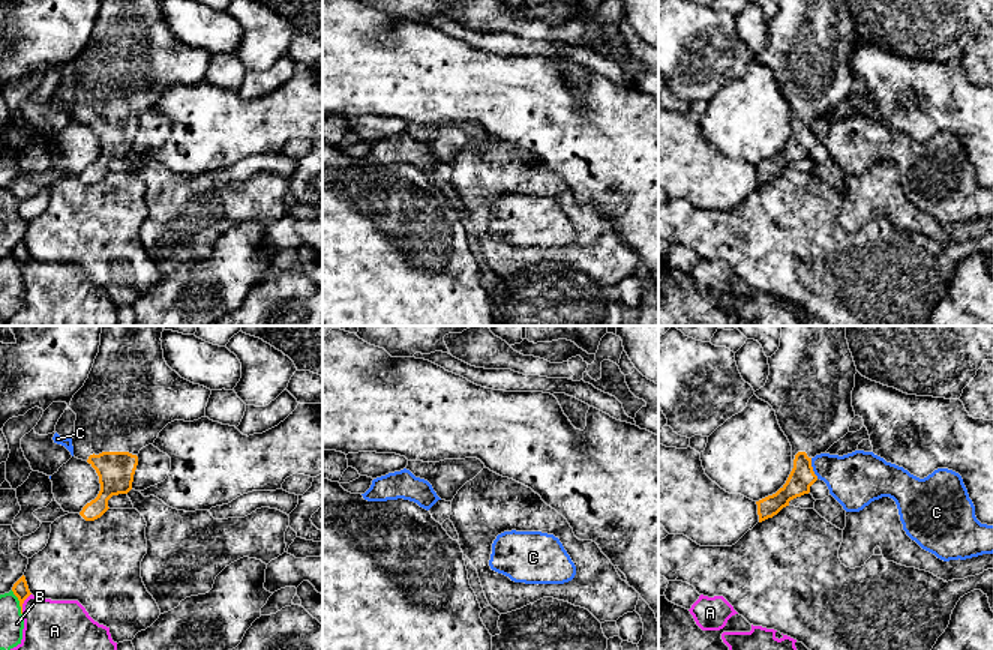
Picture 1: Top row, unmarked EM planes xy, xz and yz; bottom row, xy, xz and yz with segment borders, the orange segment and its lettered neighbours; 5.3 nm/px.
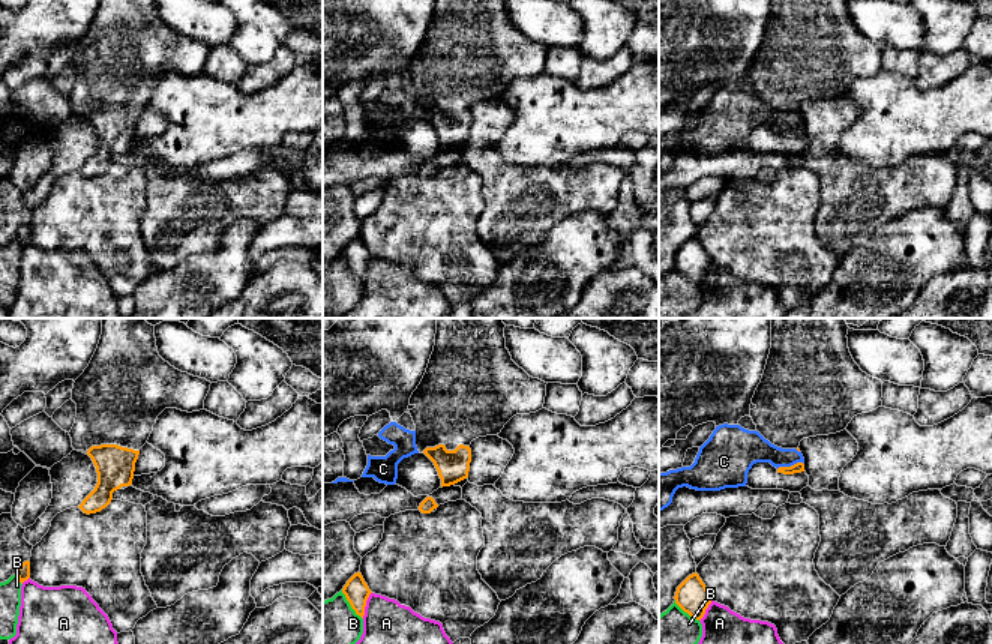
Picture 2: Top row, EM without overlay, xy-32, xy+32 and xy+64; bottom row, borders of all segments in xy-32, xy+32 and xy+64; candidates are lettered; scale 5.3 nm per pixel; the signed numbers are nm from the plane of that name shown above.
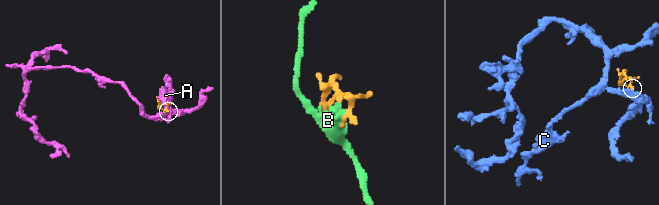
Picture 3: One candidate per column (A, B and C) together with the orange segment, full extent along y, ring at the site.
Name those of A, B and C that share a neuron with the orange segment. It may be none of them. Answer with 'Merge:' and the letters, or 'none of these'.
Merge: none of these

